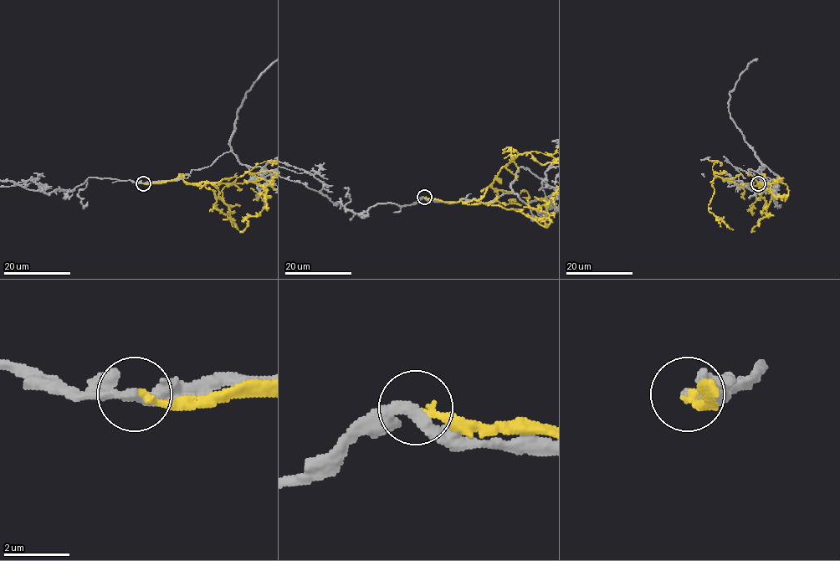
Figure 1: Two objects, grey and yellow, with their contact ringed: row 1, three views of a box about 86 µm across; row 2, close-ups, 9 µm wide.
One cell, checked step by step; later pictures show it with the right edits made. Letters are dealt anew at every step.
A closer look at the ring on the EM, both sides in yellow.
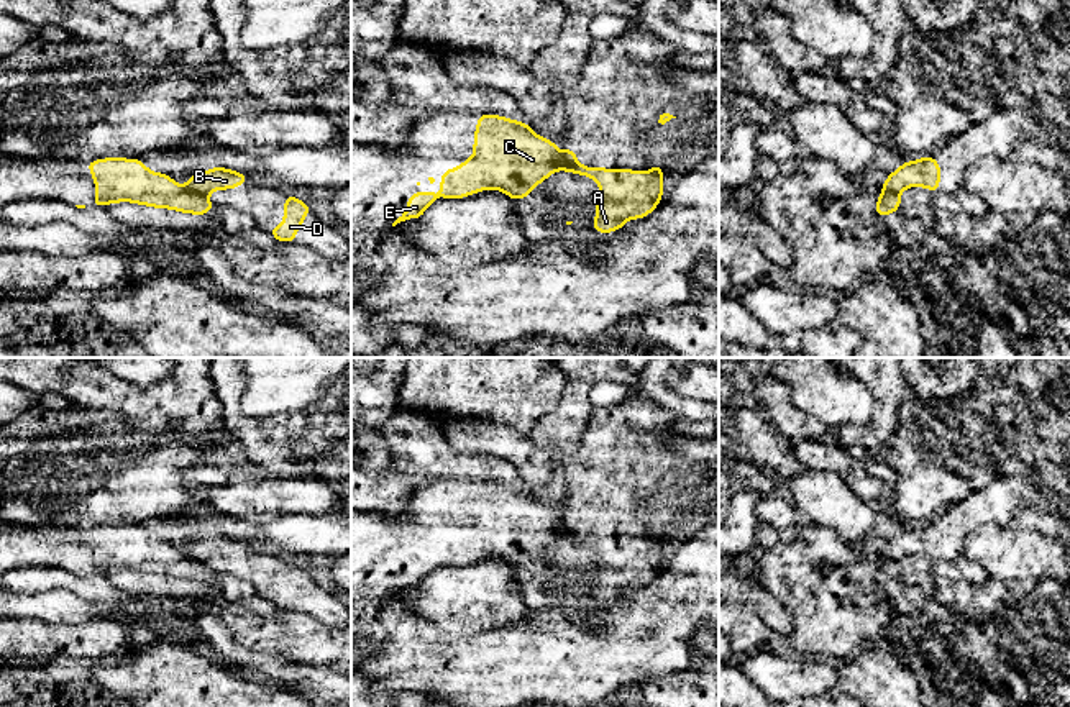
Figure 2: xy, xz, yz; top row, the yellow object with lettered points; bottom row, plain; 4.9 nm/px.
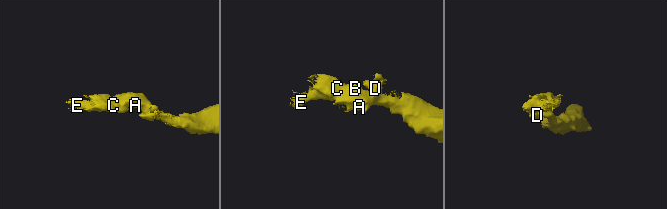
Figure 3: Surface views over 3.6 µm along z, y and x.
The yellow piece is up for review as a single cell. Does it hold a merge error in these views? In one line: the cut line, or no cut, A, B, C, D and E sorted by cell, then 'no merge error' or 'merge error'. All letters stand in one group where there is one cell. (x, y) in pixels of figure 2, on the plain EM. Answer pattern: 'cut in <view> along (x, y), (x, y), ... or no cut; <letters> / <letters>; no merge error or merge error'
cut in xy along (187, 555), (205, 563); A B D / C E; merge error

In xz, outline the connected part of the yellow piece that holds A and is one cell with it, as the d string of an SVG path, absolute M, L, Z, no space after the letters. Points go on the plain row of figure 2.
M573 515L563 520L563 535L571 541L591 545L601 554L596 581L591 595L597 600L614 600L625 594L625 587L648 584L663 563L663 535L655 530L648 540L633 536L588 535L578 530Z

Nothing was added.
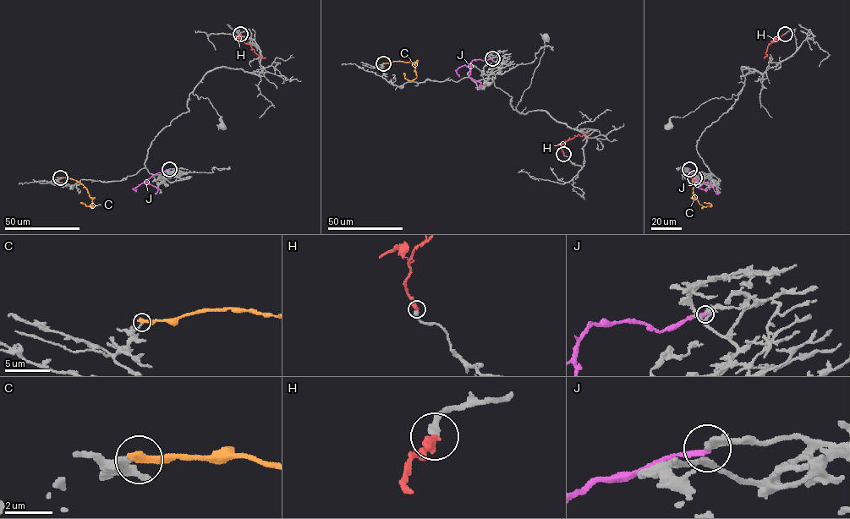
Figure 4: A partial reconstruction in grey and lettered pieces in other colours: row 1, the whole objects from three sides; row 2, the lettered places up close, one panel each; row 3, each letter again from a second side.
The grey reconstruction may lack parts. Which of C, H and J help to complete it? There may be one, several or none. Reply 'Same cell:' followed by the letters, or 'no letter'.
Same cell: H

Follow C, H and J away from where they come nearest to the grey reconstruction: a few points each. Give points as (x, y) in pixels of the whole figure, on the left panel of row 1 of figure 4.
C: (60, 177), (77, 180), (83, 185), (93, 206), (81, 202)
H: (240, 34), (240, 40), (249, 43), (259, 56), (265, 57)
J: (169, 169), (147, 179), (146, 183), (158, 189), (156, 193)

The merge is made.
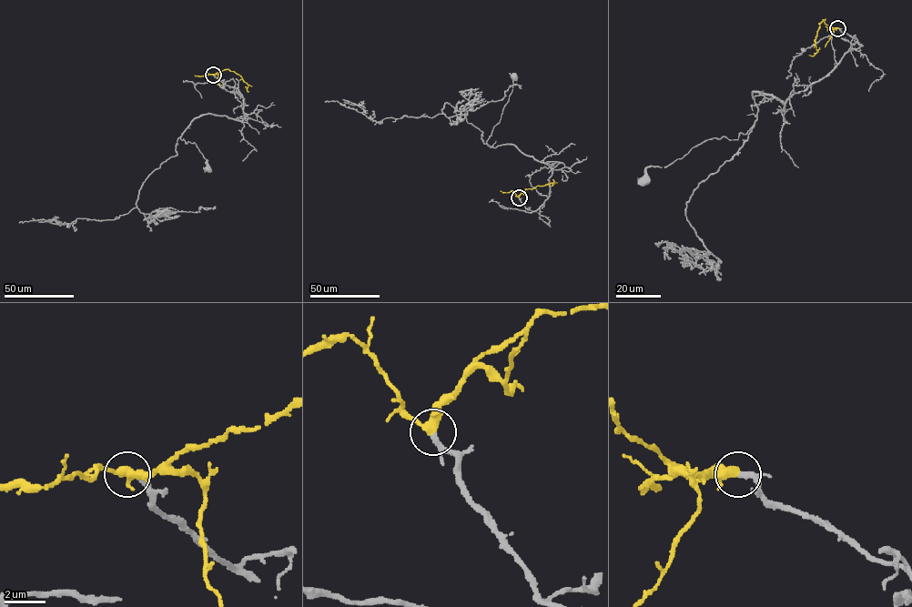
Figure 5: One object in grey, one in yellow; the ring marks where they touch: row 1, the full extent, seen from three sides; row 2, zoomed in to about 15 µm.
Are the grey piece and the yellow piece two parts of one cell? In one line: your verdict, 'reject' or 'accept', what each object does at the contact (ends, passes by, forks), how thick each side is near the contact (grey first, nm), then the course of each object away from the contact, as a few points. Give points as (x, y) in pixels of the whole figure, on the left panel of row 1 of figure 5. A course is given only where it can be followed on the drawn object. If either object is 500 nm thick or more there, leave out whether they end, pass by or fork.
accept; grey passes by; yellow forks there; 200 nm thick on the grey side, 300 nm on the other; grey runs (213, 75), (239, 90), (246, 116), (238, 120), (201, 115), (181, 136), (186, 144), (195, 144), (208, 168); yellow runs (213, 75), (227, 69), (235, 72), (248, 85), (247, 91)

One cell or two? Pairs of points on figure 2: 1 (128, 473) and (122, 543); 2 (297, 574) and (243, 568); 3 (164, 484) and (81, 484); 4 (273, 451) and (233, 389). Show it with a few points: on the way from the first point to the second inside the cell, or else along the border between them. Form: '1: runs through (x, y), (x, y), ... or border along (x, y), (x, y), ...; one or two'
1: border along (161, 515), (133, 525), (96, 525), (86, 529); two
2: runs through (284, 574), (268, 574), (256, 568); one
3: runs through (143, 484), (102, 484); one
4: runs through (256, 437), (233, 414), (233, 405); one

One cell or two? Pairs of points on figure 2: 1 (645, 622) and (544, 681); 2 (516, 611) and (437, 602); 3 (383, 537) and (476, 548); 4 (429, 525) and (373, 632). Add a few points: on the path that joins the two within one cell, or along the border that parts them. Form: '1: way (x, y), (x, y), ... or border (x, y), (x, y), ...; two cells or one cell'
1: way (621, 647), (598, 661), (568, 666); one cell
2: way (496, 606), (488, 602), (457, 602); one cell
3: way (406, 538), (453, 538); one cell
4: way (402, 551), (370, 584), (370, 606); one cell

